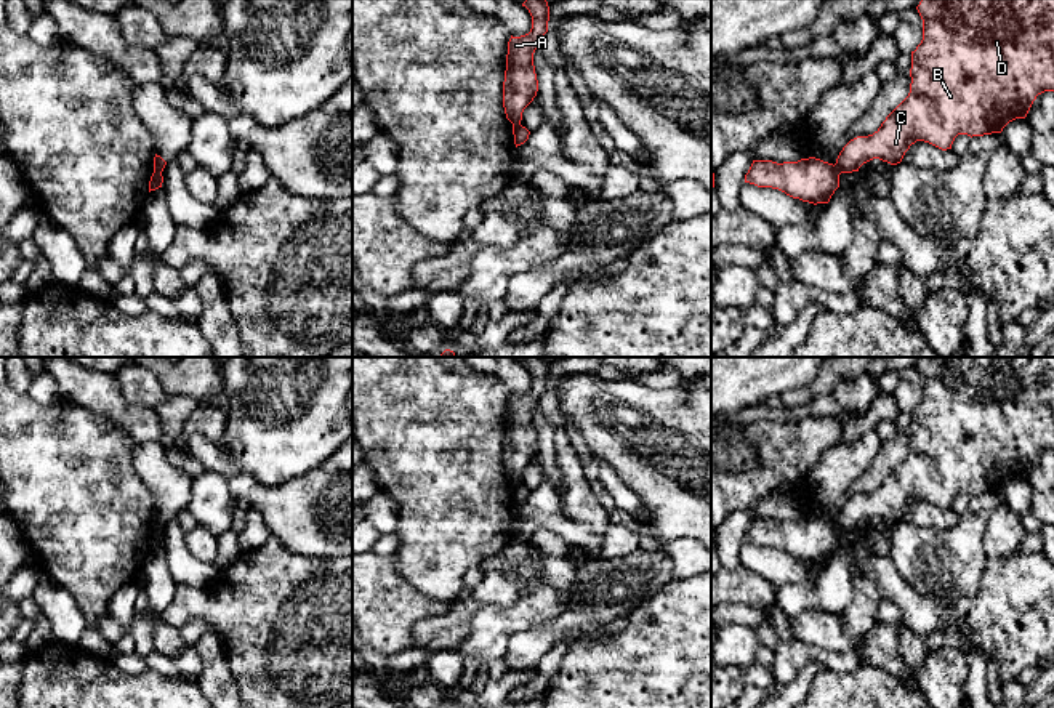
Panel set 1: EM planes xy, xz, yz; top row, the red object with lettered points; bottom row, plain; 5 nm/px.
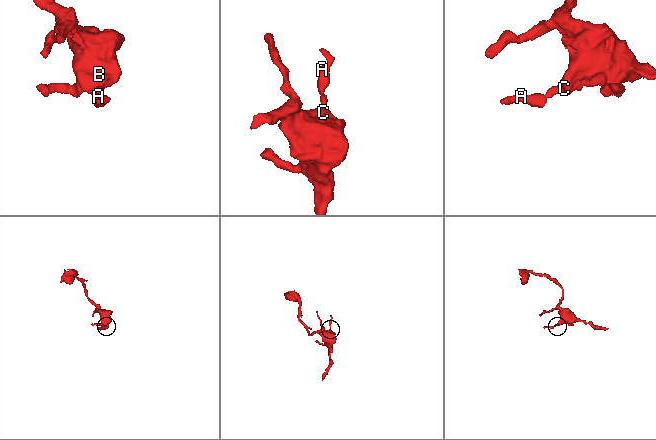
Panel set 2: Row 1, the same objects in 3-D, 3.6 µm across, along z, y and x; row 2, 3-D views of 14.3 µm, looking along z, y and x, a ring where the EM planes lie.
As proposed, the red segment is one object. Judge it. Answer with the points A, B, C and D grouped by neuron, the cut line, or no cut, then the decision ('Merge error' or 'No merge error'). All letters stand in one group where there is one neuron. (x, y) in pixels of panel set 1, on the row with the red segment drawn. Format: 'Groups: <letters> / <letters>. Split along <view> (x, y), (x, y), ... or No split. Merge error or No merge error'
Groups: A / B C D. Split along yz (835, 164), (840, 173). Merge error

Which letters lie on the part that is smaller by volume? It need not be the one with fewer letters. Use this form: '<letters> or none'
A

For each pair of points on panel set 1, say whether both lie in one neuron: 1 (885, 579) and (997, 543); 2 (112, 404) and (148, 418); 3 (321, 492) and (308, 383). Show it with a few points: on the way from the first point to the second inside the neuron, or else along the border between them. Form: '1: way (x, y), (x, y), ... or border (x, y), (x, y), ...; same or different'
1: border (1019, 550), (1008, 556), (989, 558); different
2: way (120, 412), (132, 418), (140, 418); same
3: border (335, 449), (314, 468), (284, 484); different

